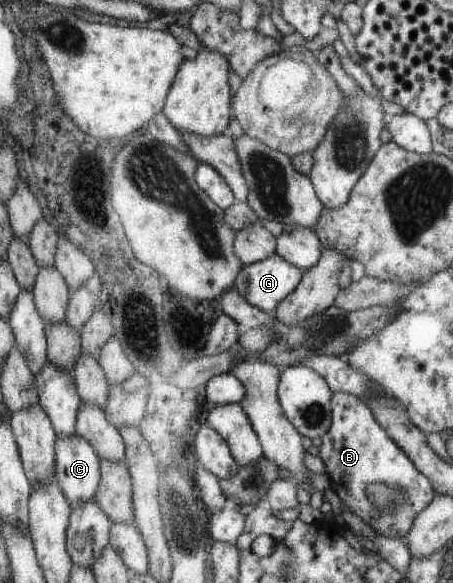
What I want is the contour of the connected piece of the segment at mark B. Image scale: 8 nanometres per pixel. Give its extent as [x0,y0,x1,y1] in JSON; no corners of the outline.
[319,391,437,539]

